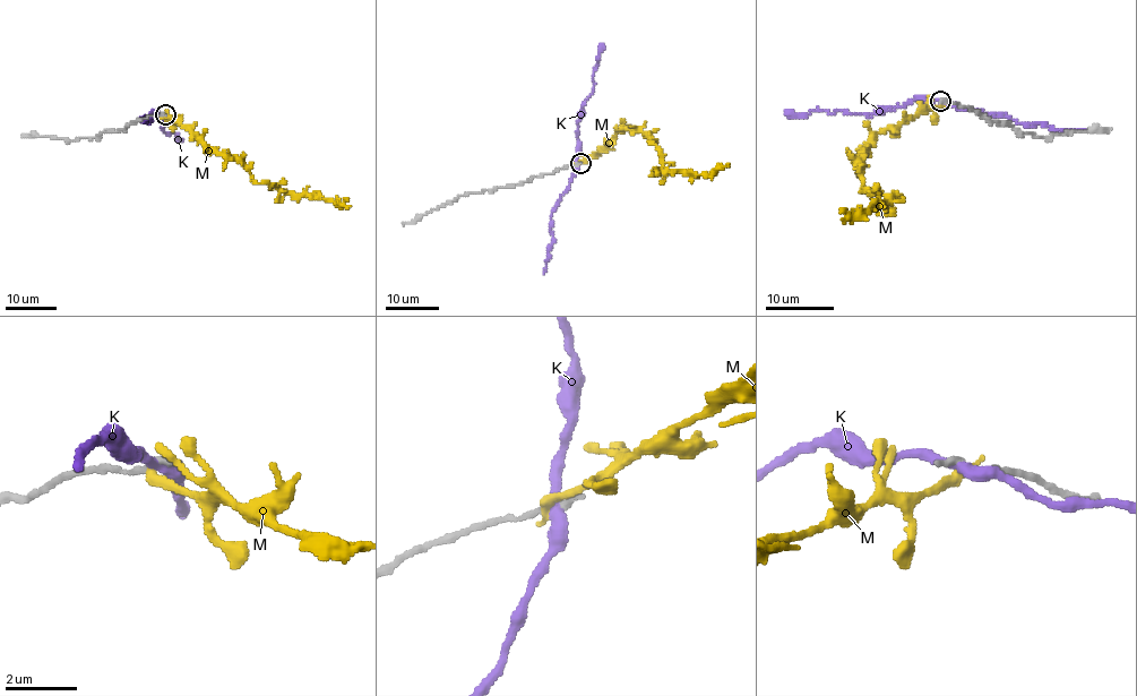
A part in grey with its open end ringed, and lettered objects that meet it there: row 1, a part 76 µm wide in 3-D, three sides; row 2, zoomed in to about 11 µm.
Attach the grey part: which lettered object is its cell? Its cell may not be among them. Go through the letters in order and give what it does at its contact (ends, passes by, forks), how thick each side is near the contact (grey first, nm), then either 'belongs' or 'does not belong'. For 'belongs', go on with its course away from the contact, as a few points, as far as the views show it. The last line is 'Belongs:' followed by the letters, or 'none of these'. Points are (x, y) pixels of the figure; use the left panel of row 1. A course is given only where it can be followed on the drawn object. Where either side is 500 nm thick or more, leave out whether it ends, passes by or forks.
K: it passes by | 220/320 nm | does not belong
M: it ends | 240/280 nm | does not belong
Belongs: none of these

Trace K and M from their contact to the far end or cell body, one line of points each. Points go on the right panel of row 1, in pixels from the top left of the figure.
K: (942, 102), (910, 99), (903, 105), (883, 108), (873, 114), (819, 111), (801, 117), (784, 111)
M: (946, 102), (873, 136), (856, 156), (862, 190), (886, 195), (888, 199), (849, 215), (841, 207)

